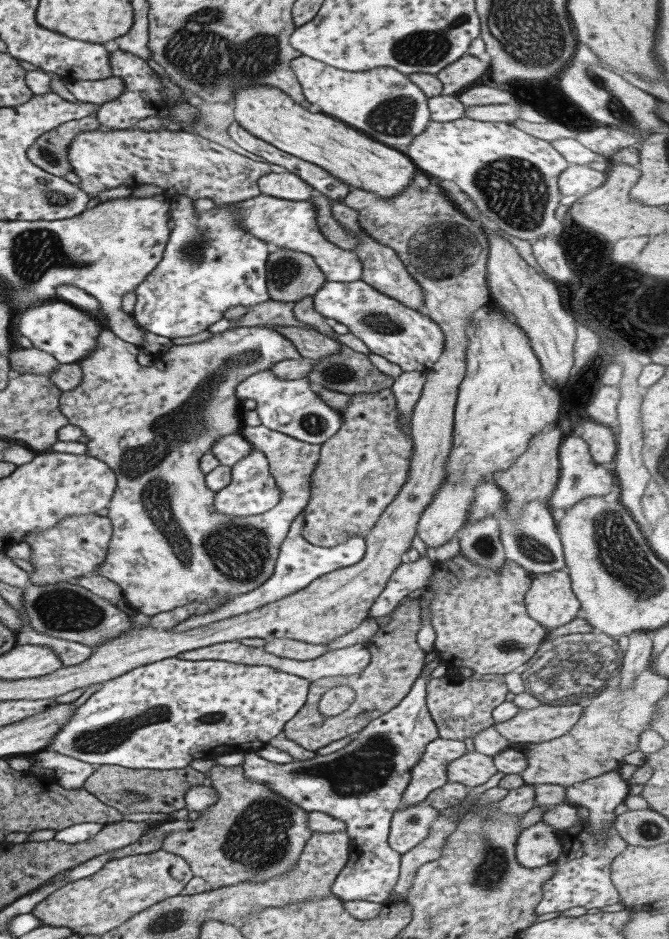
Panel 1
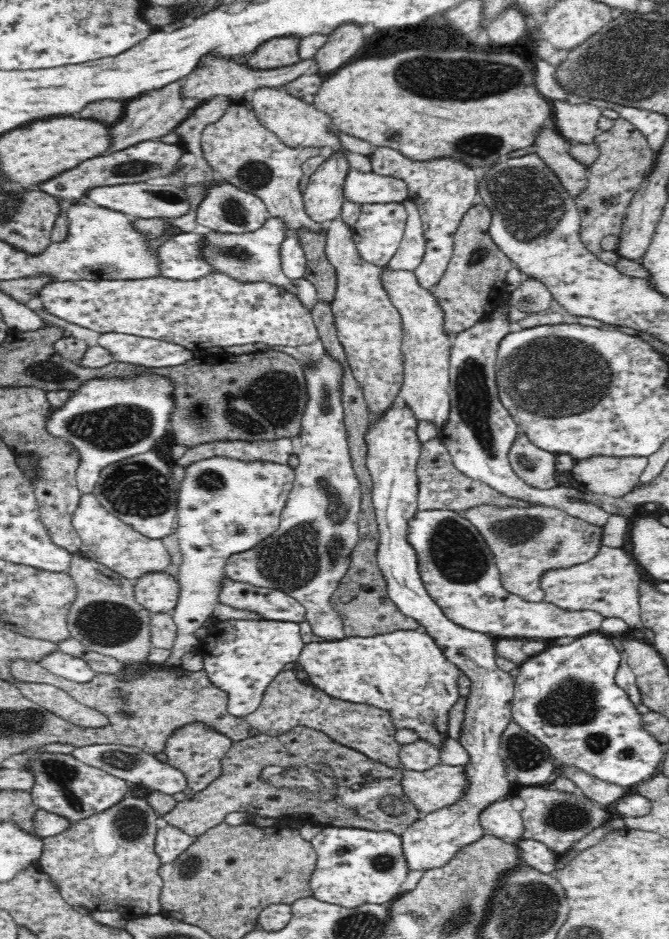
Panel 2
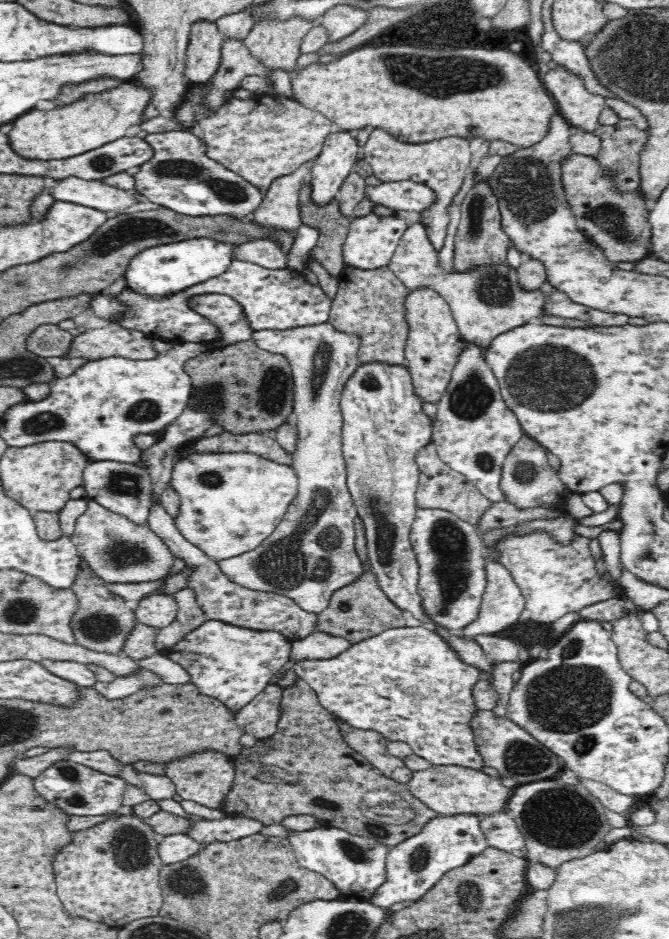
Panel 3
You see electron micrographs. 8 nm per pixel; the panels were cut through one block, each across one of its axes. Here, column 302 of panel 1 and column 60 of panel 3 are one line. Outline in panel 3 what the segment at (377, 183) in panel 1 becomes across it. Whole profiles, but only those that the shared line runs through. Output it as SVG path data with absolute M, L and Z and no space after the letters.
M136 81L124 82L116 89L110 90L110 92L86 96L86 98L82 98L82 100L70 104L70 106L64 106L64 108L58 107L46 112L34 109L12 122L12 129L7 134L10 147L20 157L33 161L64 160L84 154L84 152L89 152L90 150L96 150L108 145L110 142L126 137L126 130L130 126L140 124L140 119L143 118L143 111L148 105L150 94L146 88L140 86Z

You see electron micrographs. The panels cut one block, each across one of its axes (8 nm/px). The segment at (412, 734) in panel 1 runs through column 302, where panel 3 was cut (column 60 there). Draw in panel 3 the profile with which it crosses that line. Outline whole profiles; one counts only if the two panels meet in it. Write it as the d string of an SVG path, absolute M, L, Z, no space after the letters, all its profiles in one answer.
M69 758L49 766L39 777L33 779L33 785L41 797L56 805L67 815L102 816L116 813L122 806L122 796L127 782L118 777L101 773L87 766L71 761Z

